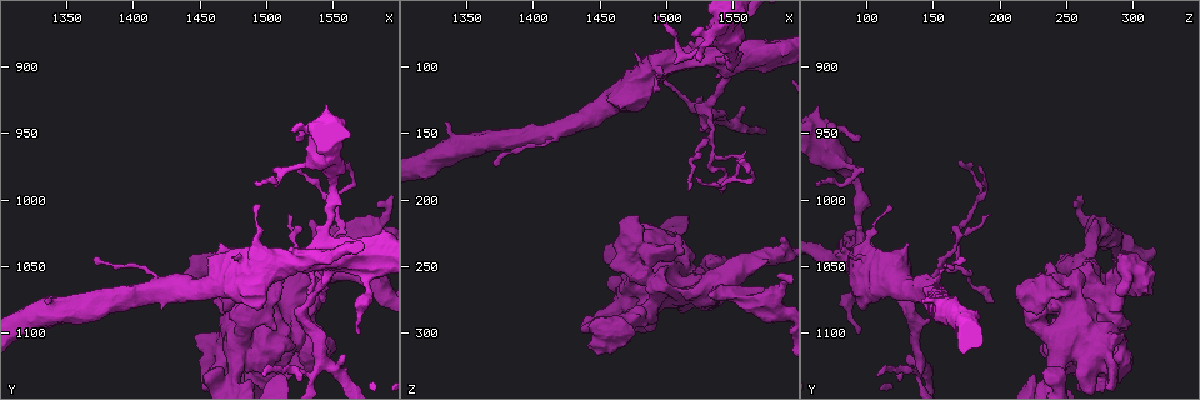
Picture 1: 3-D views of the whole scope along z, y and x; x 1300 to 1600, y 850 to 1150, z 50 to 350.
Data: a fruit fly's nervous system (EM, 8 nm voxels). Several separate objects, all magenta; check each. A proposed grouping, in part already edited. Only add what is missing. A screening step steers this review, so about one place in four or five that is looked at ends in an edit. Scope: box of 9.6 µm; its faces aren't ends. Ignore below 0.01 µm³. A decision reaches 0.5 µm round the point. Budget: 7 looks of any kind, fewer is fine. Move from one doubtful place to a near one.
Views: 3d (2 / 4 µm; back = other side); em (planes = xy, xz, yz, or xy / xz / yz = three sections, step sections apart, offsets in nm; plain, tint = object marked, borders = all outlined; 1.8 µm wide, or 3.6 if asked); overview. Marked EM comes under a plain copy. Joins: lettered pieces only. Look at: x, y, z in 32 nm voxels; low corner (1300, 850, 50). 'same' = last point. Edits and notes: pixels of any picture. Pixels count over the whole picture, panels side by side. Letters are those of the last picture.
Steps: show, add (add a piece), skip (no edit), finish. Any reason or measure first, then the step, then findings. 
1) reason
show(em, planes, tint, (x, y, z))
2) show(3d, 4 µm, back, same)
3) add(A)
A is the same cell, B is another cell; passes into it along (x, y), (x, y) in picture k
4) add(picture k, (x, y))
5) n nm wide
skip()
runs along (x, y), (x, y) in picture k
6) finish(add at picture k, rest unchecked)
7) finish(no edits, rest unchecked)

looks like a crossing
show(em, 3.6 µm, xz, step 16, tint, (1542, 1034, 94))

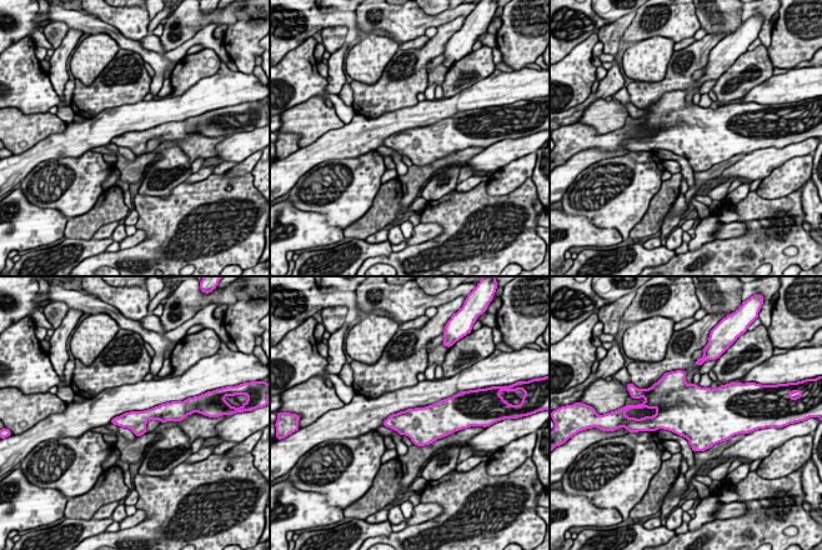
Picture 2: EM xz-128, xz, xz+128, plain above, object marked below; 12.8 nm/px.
show(em, 3.6 µm, planes, borders, same)

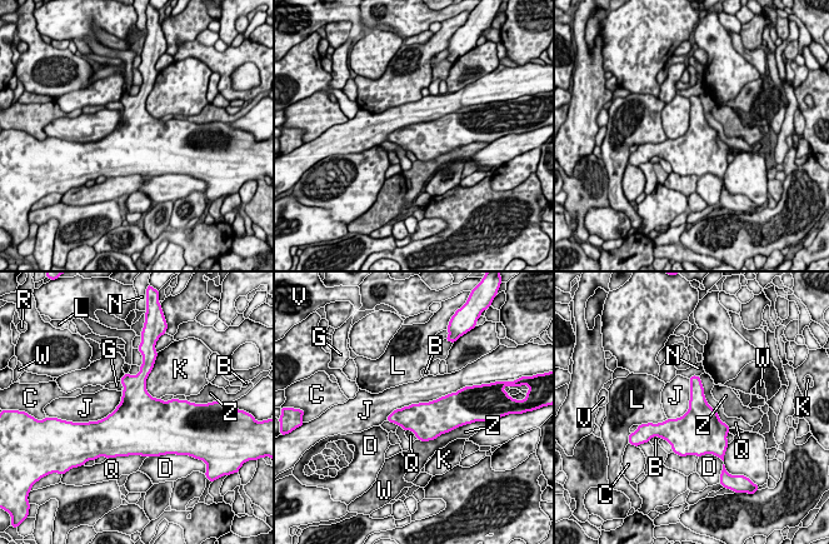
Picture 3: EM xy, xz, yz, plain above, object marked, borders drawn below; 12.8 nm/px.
440 nm wide
skip()
B, C, D, G, J, K, L, N, Q, R, V, W and Z are other cells; border along (453, 392), (396, 408), (386, 420) in picture 3; none of them fits

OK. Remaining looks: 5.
show(em, 3.6 µm, planes, borders, (1540, 1040, 264))

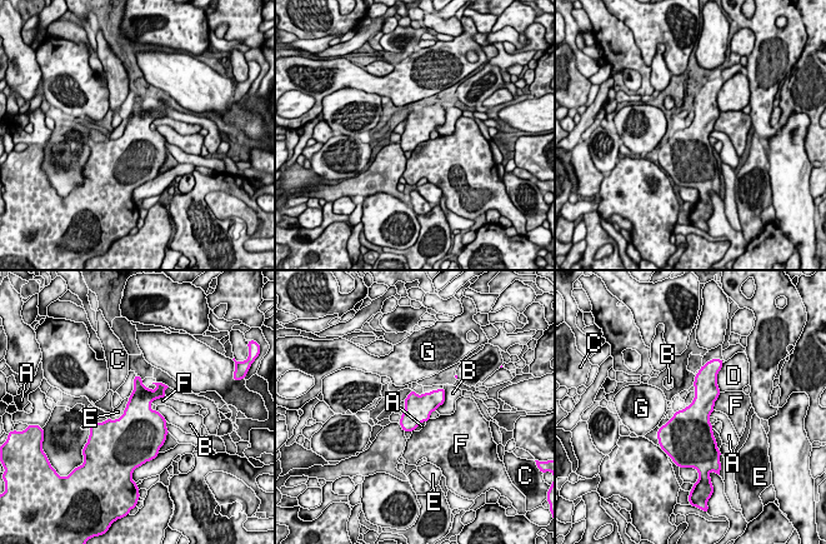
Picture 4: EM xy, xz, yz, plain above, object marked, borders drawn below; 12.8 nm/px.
skip()
A, B, C, D, E, F and G are other cells; no lettered piece goes on from it

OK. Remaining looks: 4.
thick end
show(em, planes, borders, (1476, 1070, 210))

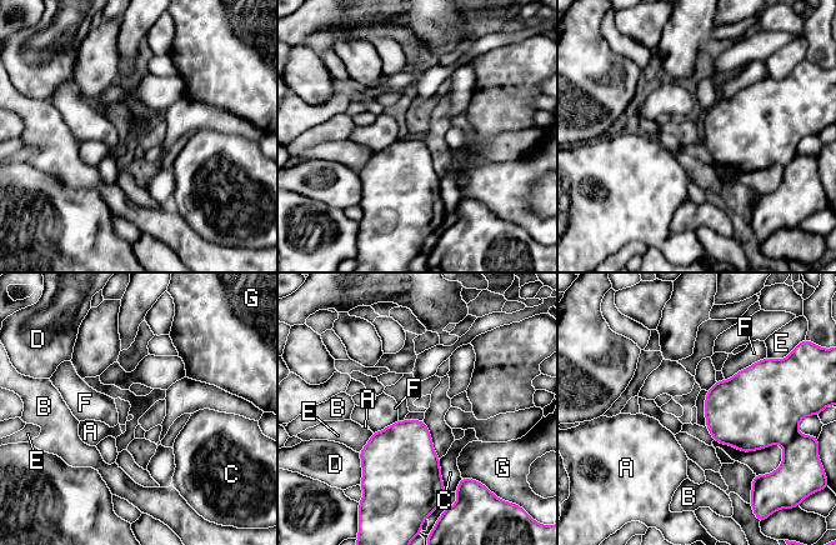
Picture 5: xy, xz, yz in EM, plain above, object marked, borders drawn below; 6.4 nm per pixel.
skip()
A, B, C, D, E, F and G are other cells; border along (765, 358), (737, 370), (725, 380) in picture 5; no lettered piece goes on from it

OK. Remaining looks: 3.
finish(no edits, rest unchecked)

